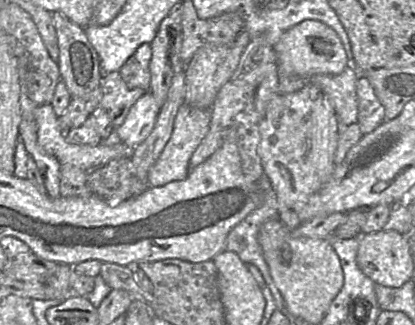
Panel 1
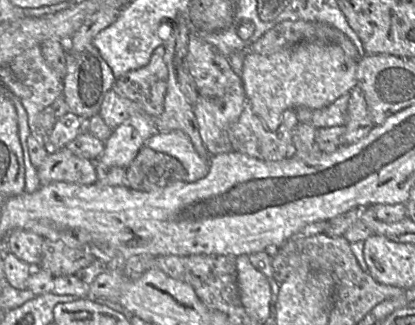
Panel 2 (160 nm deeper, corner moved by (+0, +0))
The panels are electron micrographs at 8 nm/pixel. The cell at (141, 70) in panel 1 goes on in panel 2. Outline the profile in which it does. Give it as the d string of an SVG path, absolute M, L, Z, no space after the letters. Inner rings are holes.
M163 46L157 47L147 65L125 73L113 86L117 94L136 102L153 119L163 112L167 91L164 52Z

